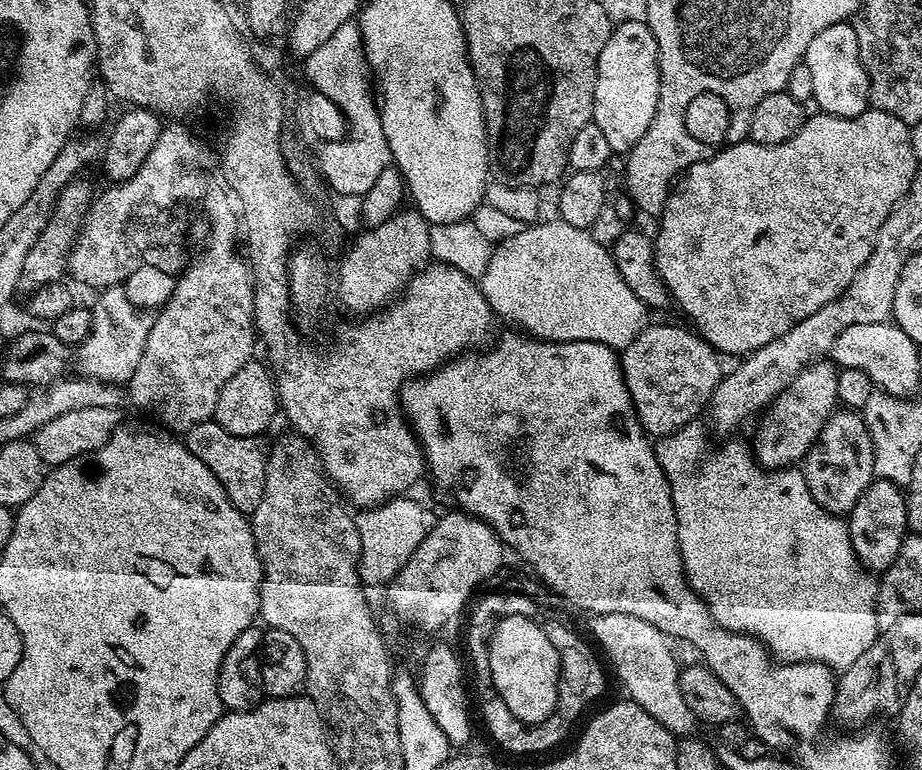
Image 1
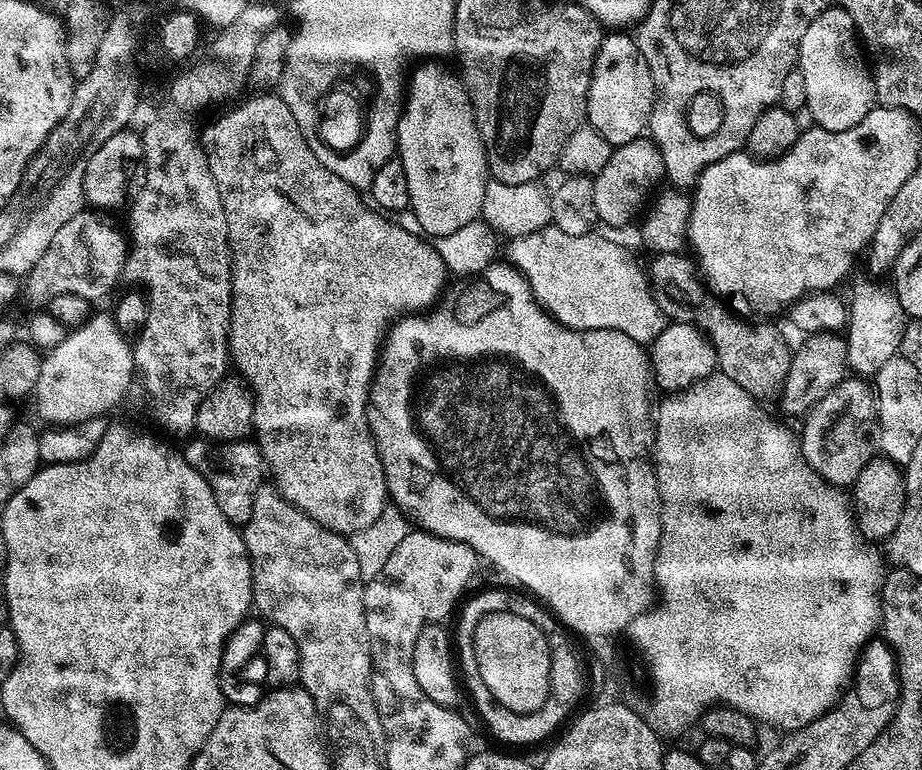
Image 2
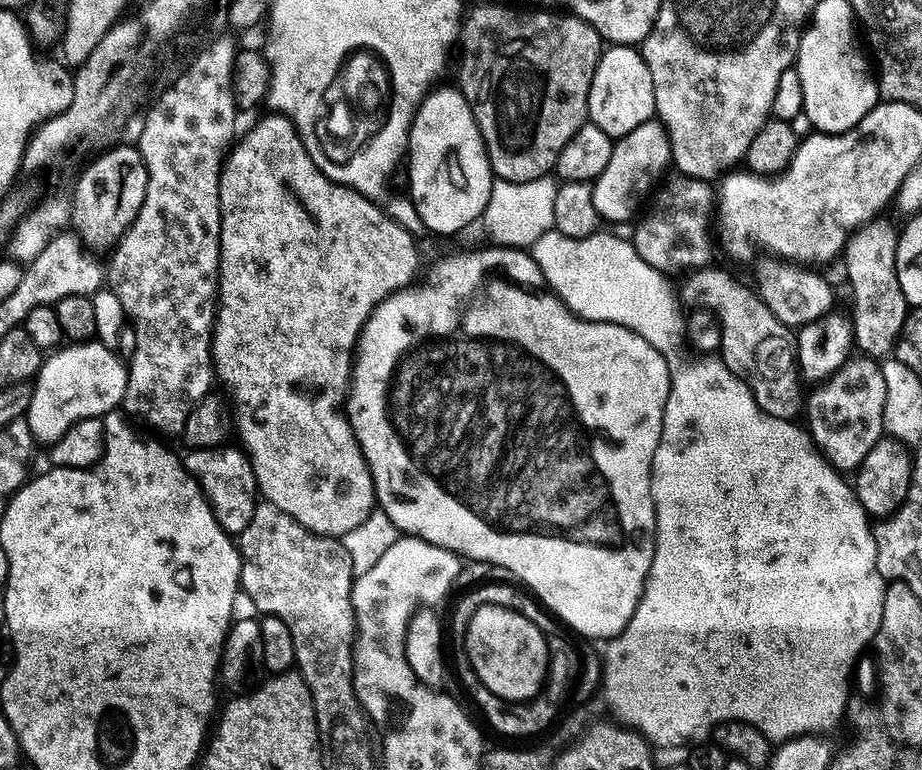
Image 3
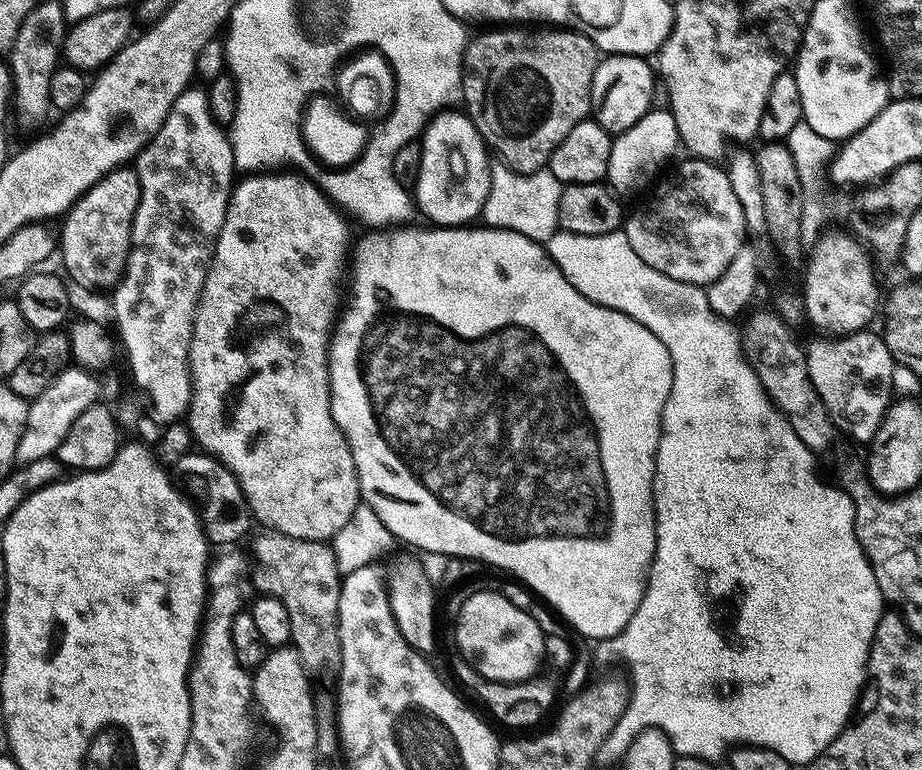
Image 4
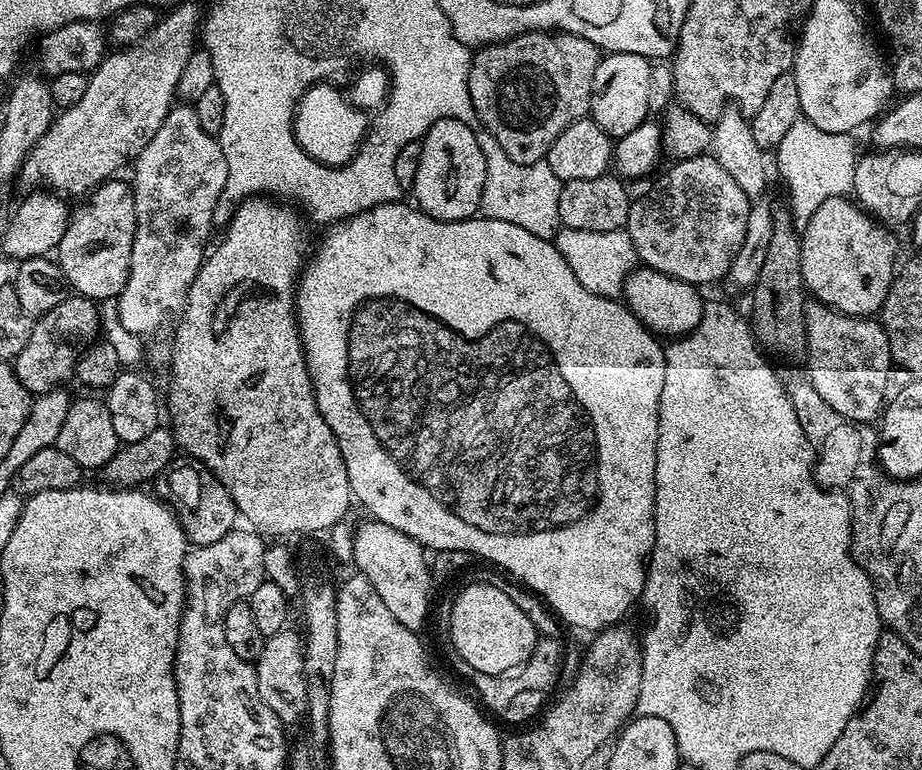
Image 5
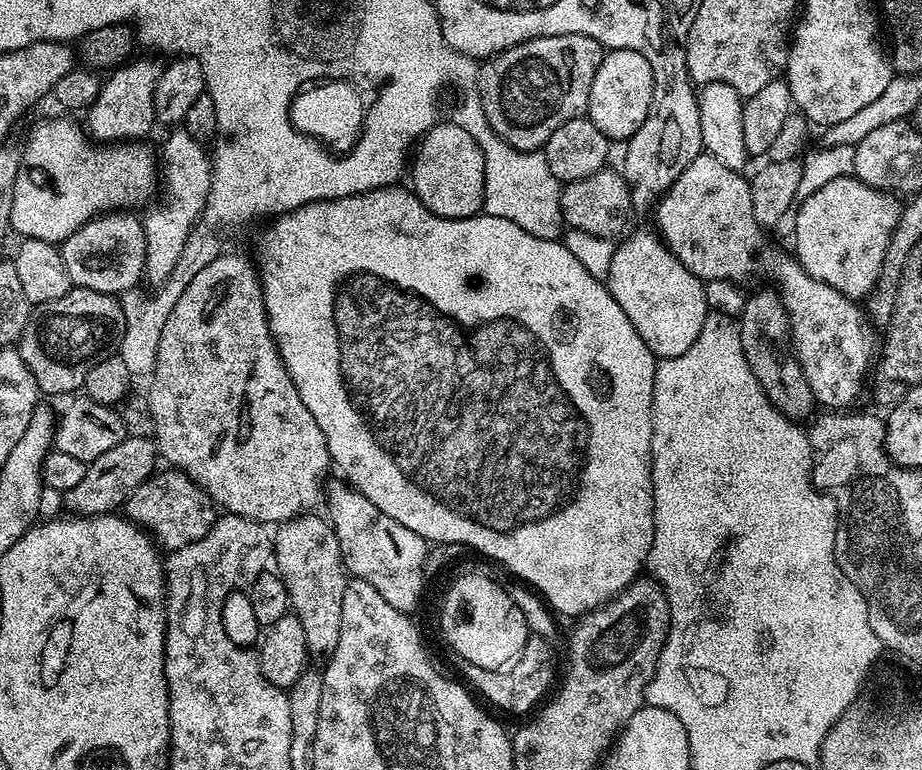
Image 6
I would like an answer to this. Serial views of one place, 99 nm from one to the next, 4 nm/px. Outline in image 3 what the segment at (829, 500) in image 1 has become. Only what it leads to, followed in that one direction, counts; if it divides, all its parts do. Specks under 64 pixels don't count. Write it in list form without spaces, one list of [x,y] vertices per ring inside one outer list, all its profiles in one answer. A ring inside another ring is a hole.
[[[863,354],[855,358],[849,358],[841,368],[827,380],[817,383],[813,392],[806,396],[806,416],[808,412],[808,424],[806,431],[816,443],[817,448],[824,453],[829,464],[837,470],[855,470],[860,467],[866,454],[885,435],[883,407],[886,406],[886,383],[883,378],[881,365],[875,359]]]

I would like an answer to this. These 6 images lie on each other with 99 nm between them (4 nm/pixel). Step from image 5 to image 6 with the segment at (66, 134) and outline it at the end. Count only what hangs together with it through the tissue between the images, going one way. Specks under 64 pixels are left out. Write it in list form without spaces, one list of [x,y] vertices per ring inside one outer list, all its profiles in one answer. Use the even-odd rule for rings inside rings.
[[[129,59],[111,69],[101,83],[98,98],[86,110],[86,128],[100,142],[136,142],[157,123],[154,114],[154,86],[162,71],[161,61]]]

